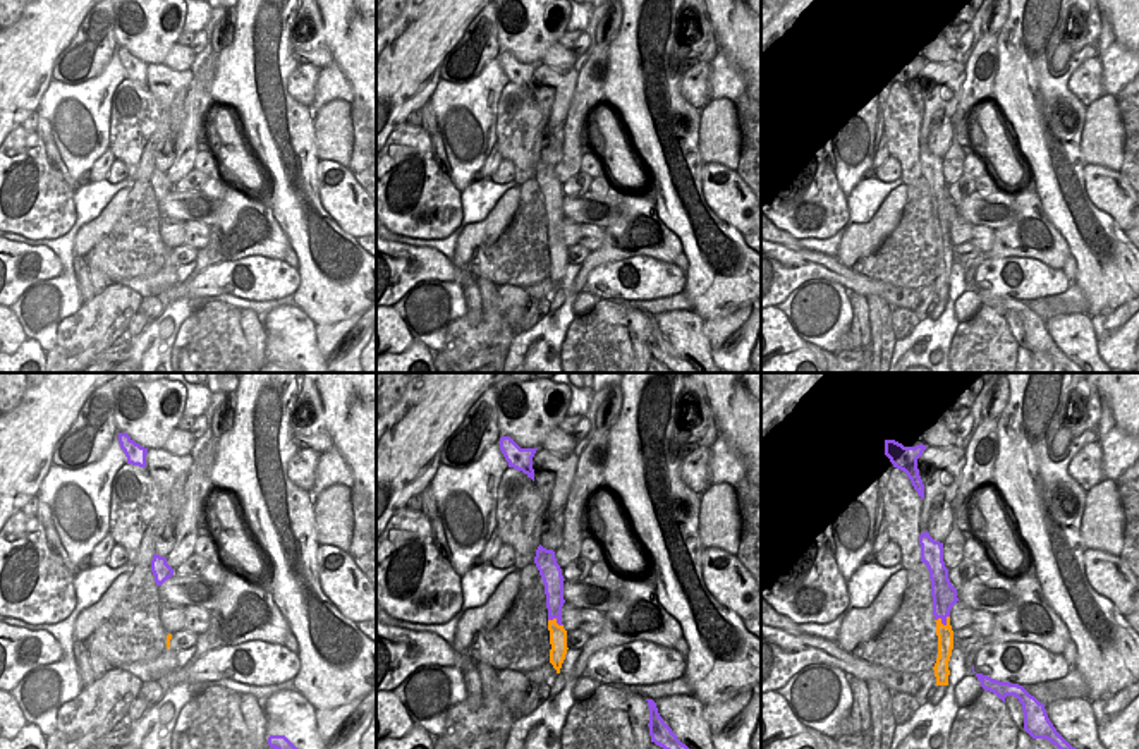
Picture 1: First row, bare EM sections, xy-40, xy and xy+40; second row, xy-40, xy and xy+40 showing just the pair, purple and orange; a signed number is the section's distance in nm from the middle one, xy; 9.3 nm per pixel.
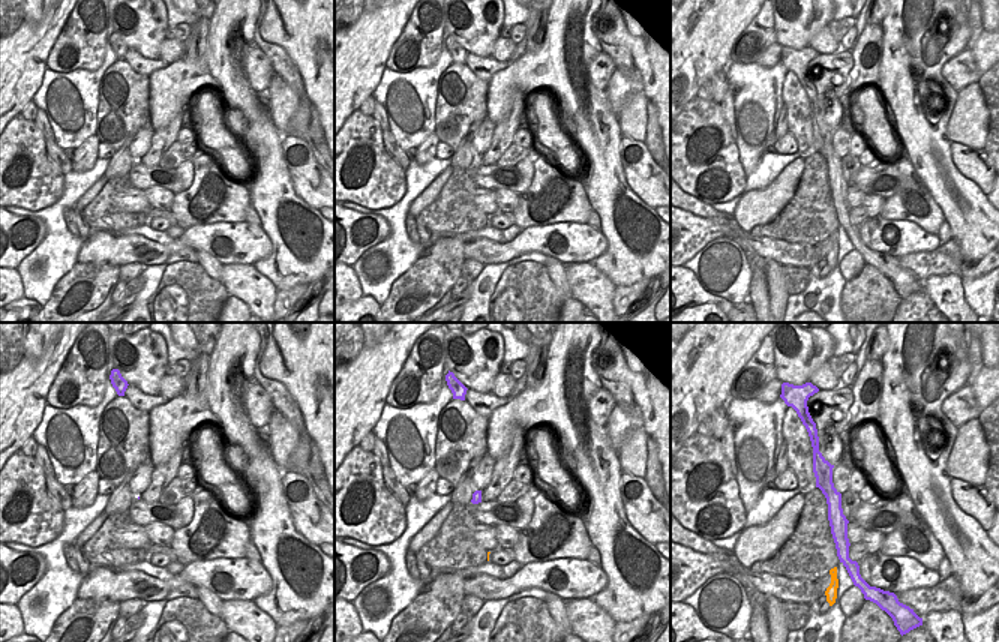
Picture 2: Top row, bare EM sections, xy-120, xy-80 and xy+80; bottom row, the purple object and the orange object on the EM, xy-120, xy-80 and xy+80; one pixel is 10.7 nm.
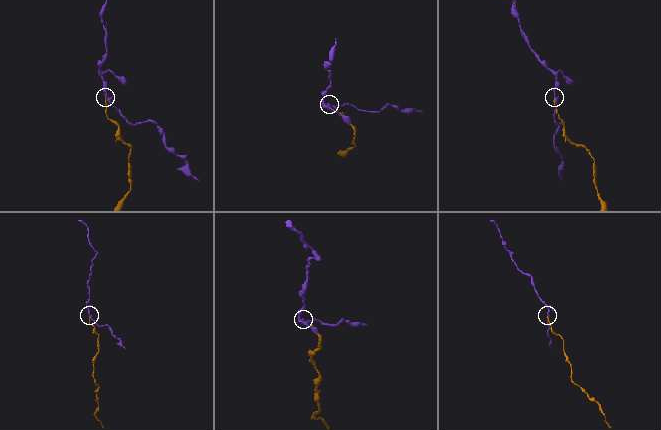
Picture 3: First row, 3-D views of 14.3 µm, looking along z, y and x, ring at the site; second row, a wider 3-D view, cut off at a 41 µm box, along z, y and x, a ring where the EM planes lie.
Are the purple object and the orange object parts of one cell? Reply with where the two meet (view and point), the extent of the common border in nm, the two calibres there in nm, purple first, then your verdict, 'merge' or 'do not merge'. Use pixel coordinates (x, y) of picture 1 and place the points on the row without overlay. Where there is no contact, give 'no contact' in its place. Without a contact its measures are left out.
meets purple in xy+40 at (944, 239); contact 150 nm long; 220 nm thick on the purple side, 160 nm on the other; do not merge

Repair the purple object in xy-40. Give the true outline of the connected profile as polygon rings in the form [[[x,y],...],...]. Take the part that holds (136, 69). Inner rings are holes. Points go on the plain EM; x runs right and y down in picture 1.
[[[119,48],[119,58],[127,72],[127,79],[146,82],[148,64],[136,58],[127,48]]]

